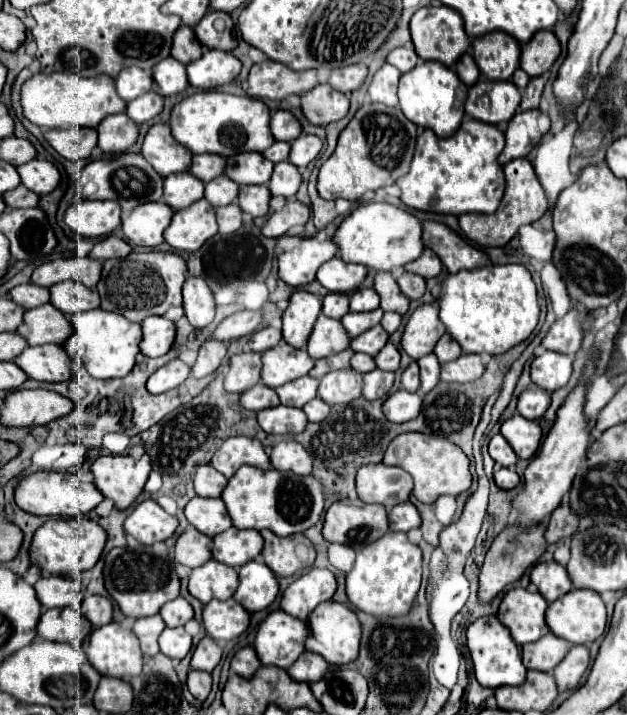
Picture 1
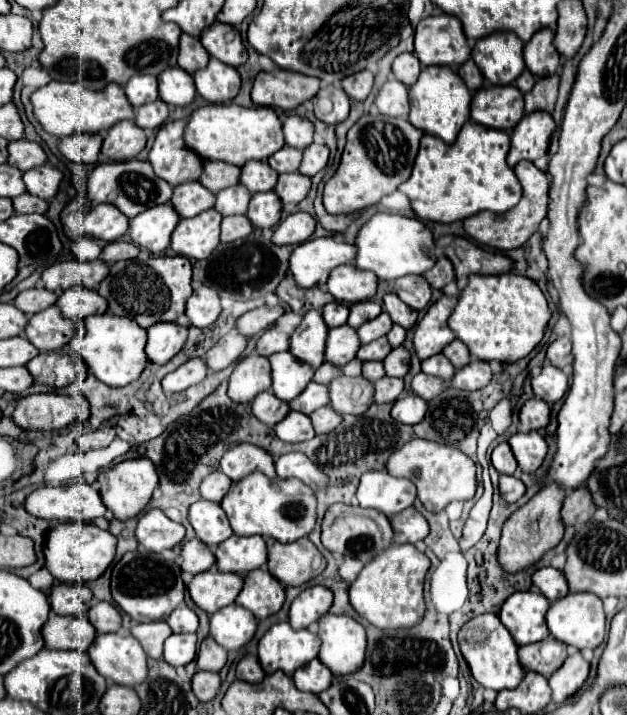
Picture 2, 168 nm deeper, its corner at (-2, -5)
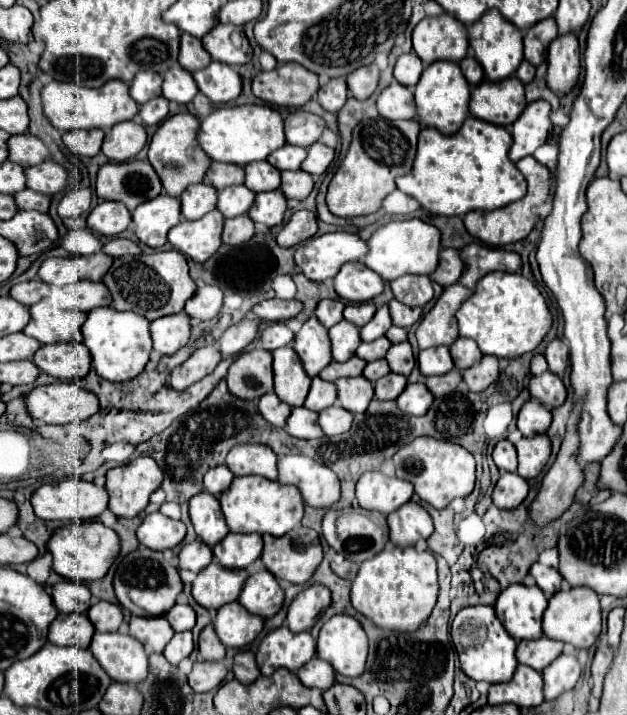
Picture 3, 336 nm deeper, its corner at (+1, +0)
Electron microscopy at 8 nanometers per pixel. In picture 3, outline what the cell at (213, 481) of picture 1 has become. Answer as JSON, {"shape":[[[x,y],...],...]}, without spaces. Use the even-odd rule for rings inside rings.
{"shape":[[[218,465],[218,467],[210,469],[210,471],[204,475],[204,489],[206,489],[208,493],[220,495],[220,493],[224,493],[224,491],[230,487],[232,479],[234,479],[232,471],[230,471],[226,465]]]}

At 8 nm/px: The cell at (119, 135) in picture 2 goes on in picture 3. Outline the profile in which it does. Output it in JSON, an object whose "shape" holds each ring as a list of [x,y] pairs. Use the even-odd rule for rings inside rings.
{"shape":[[[124,121],[124,123],[114,125],[106,133],[102,153],[112,161],[124,163],[124,161],[136,157],[144,145],[146,145],[144,127],[134,121]]]}

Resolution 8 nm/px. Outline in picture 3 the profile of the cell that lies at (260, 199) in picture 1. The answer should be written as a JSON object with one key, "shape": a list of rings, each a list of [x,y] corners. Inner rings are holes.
{"shape":[[[280,189],[258,193],[254,205],[248,211],[254,223],[264,223],[268,227],[280,225],[284,221],[284,213],[286,213],[286,197],[284,193],[280,193]]]}

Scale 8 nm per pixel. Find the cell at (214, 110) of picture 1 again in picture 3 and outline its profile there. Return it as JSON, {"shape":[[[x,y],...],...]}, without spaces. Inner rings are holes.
{"shape":[[[268,105],[220,107],[202,119],[198,143],[214,161],[226,161],[244,167],[252,161],[266,159],[272,151],[286,145],[282,115]]]}

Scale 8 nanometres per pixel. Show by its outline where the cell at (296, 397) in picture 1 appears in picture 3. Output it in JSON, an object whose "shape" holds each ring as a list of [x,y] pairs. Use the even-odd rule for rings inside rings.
{"shape":[[[314,377],[304,407],[318,413],[318,411],[324,411],[326,407],[332,407],[334,401],[336,401],[336,385],[330,381],[324,381],[320,377]]]}

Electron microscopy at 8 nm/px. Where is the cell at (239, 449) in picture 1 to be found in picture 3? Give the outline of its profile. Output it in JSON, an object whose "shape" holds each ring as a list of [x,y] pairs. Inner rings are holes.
{"shape":[[[236,445],[226,459],[228,469],[234,475],[262,475],[266,479],[276,479],[276,453],[266,445]]]}

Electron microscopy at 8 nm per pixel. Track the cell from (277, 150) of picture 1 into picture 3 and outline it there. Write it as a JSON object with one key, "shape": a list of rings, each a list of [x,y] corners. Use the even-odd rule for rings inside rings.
{"shape":[[[286,143],[278,151],[274,151],[272,157],[268,157],[268,163],[272,163],[280,171],[296,171],[296,169],[300,169],[306,155],[308,153],[304,147],[296,147],[296,145]]]}

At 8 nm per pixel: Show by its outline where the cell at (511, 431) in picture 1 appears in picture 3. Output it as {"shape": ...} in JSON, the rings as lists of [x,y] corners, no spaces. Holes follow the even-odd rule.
{"shape":[[[536,435],[530,439],[522,437],[516,443],[516,451],[518,451],[518,475],[524,479],[538,477],[552,455],[550,439],[546,435]]]}

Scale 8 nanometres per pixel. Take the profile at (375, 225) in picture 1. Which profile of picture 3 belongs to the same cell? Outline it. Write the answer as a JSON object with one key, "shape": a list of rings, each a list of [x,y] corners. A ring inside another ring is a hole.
{"shape":[[[402,219],[382,225],[368,241],[370,251],[364,257],[364,263],[376,271],[384,281],[394,281],[402,275],[430,275],[438,265],[440,255],[440,231],[420,219]]]}

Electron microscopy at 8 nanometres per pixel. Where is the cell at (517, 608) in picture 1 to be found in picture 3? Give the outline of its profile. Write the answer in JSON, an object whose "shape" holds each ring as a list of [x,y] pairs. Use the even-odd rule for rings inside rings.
{"shape":[[[508,585],[498,595],[494,611],[506,631],[516,641],[522,641],[542,635],[542,613],[546,605],[548,599],[536,585]]]}

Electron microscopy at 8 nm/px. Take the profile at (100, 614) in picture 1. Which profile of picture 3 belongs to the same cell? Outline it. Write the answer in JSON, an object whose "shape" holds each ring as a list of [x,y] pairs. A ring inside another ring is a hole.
{"shape":[[[96,601],[90,611],[88,611],[90,621],[94,623],[96,631],[100,633],[110,633],[110,631],[118,631],[118,627],[124,621],[122,609],[110,601]]]}

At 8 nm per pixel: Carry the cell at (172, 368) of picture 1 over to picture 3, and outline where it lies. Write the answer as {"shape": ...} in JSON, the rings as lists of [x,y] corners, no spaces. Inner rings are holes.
{"shape":[[[216,345],[196,349],[190,355],[190,359],[186,359],[182,365],[178,365],[170,373],[170,387],[178,389],[178,391],[190,387],[192,383],[196,383],[202,377],[206,377],[208,373],[212,373],[220,361],[222,361],[222,357],[220,357],[220,351],[216,349]]]}

